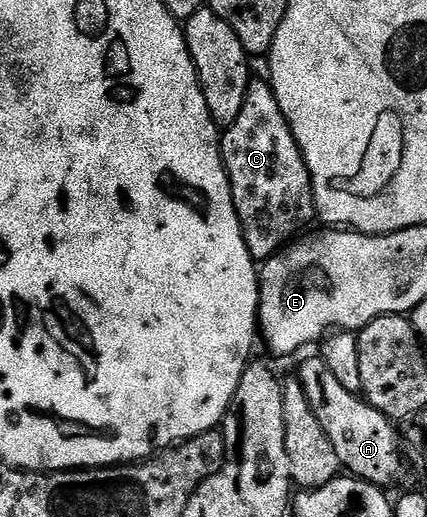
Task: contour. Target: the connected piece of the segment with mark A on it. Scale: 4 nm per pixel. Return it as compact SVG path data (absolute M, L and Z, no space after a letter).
M313 356L302 364L299 381L307 392L307 400L311 400L311 412L315 412L319 424L323 424L323 432L327 432L327 440L331 440L342 467L354 478L388 487L388 482L401 470L403 442L399 430L393 427L396 425L364 397L347 392L347 388L331 376L331 368L327 368L320 356Z

